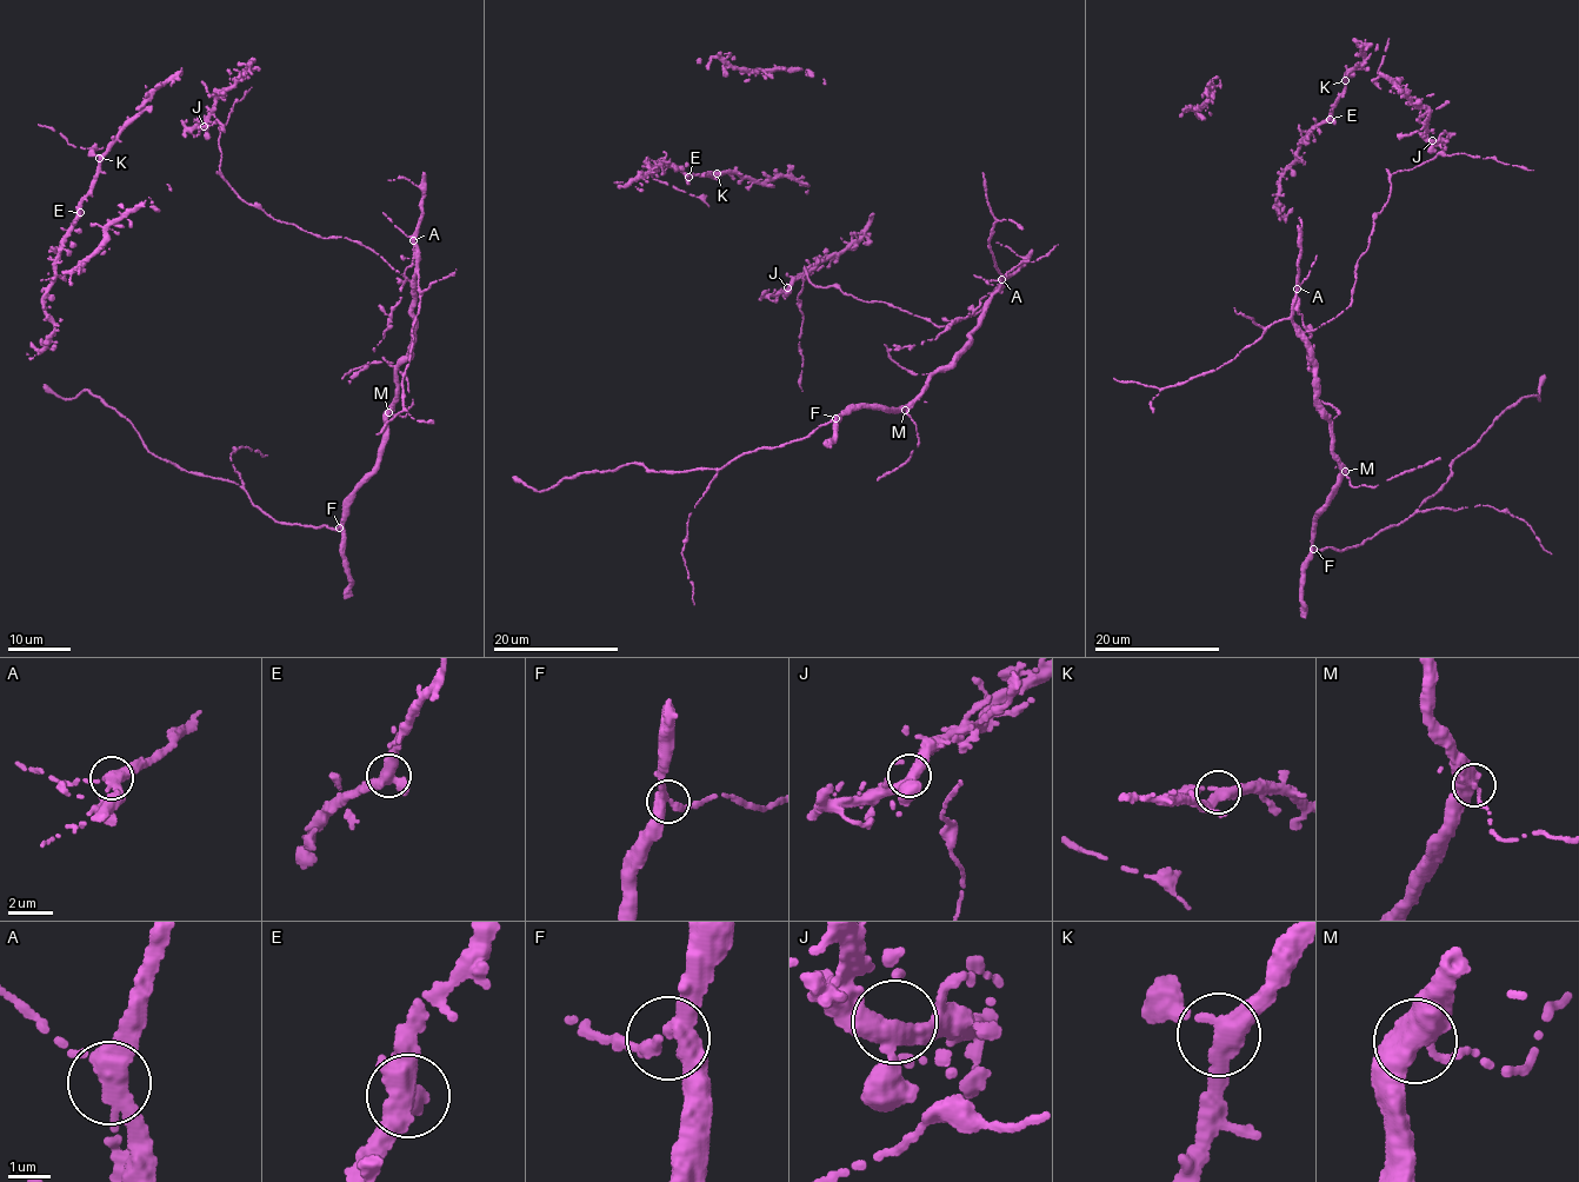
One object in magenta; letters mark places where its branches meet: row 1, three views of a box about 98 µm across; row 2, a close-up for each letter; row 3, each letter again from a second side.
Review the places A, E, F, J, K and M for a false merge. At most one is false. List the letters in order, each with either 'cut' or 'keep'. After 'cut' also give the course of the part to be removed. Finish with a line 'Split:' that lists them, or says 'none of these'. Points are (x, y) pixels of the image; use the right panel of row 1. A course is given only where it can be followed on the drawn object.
A: cut
E: keep
F: keep
J: keep
K: keep
M: keep
Split: A

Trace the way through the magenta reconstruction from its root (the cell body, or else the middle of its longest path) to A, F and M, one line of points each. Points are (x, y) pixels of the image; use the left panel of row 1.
A: (326, 238), (360, 241), (410, 281), (415, 276), (412, 240)
F: (326, 238), (375, 251), (412, 284), (413, 297), (410, 357), (395, 371), (380, 460), (339, 528)
M: (326, 238), (360, 241), (412, 284), (410, 357), (395, 371), (395, 403), (388, 412)

